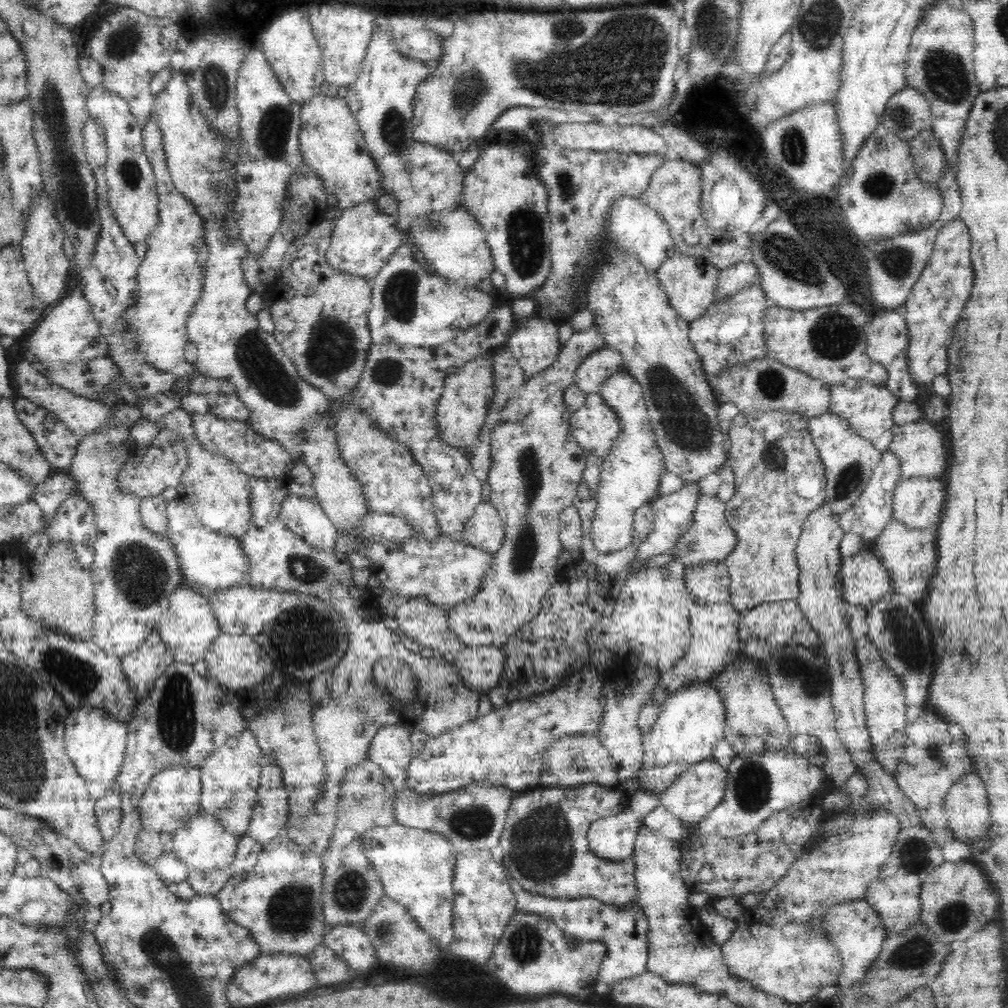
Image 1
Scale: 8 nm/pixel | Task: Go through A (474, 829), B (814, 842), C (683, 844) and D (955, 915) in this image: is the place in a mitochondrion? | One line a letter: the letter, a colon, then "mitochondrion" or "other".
A: mitochondrion
B: other
C: other
D: mitochondrion

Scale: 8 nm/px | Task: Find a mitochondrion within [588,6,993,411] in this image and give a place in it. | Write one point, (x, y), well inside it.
(945, 75)

